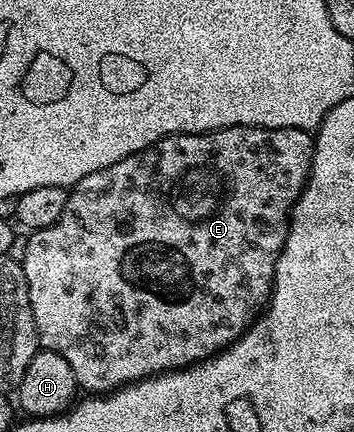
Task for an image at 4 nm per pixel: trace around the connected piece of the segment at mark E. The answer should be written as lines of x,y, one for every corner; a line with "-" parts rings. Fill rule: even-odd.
225,127
219,131
203,131
201,135
170,135
166,139
156,141
148,149
132,153
123,159
117,159
112,165
108,165
104,169
96,169
92,173
83,175
79,183
74,184
72,190
66,196
66,208
60,217
60,221
56,221
56,225
45,227
39,231
33,232
27,241
27,253
22,260
22,272
26,278
28,285
28,297
32,305
32,317
34,324
38,330
39,344
45,350
52,353
60,353
60,357
64,357
64,361
68,361
68,365
74,374
75,384
79,388
82,387
86,393
109,393
117,387
124,387
128,383
135,383
141,379
146,379
149,375
160,375
164,371
177,371
179,367
192,367
202,360
217,355
220,351
225,351
231,343
237,341
243,333
245,333
250,324
254,322
260,309
265,308
270,291
274,288
274,274
276,273
276,261
280,257
280,253
284,249
284,241
286,235
290,231
290,213
294,210
294,203
302,196
302,190
306,184
306,179
310,175
310,166
314,160
314,135
308,131
300,129
272,129
271,127

